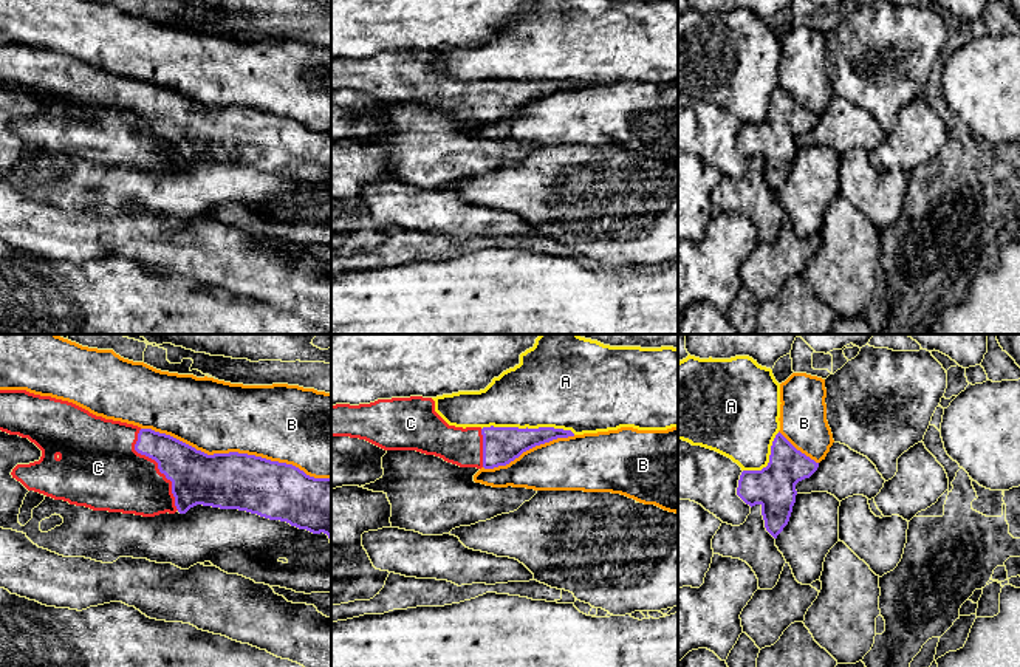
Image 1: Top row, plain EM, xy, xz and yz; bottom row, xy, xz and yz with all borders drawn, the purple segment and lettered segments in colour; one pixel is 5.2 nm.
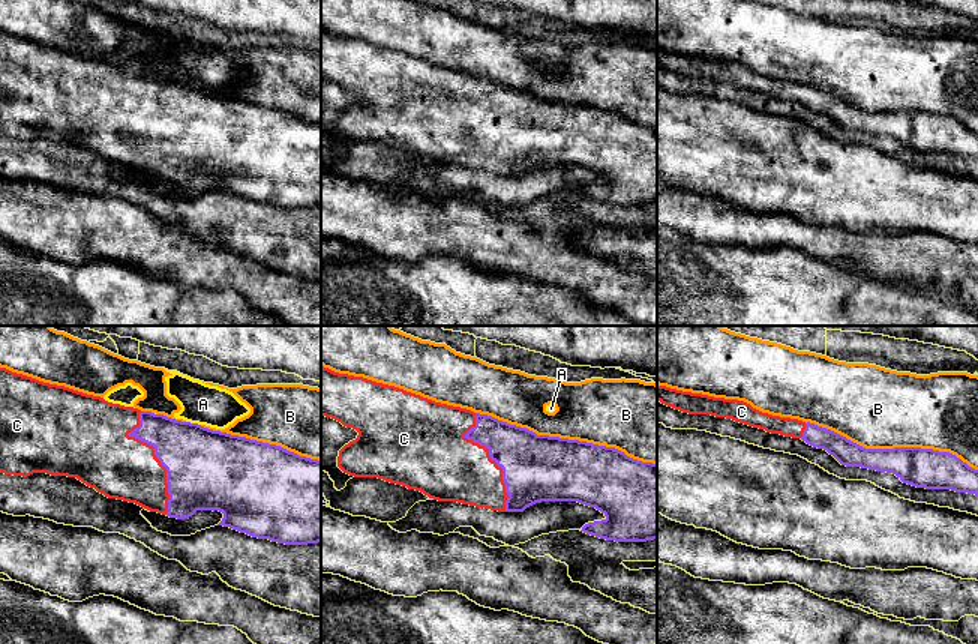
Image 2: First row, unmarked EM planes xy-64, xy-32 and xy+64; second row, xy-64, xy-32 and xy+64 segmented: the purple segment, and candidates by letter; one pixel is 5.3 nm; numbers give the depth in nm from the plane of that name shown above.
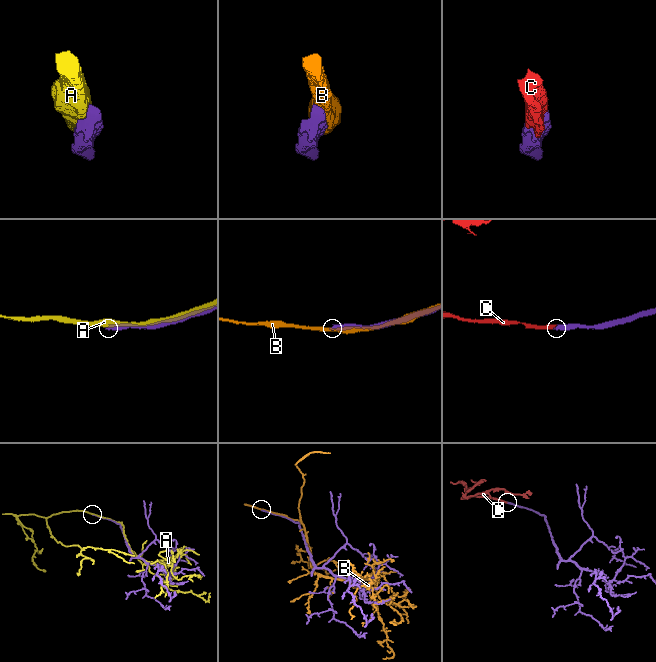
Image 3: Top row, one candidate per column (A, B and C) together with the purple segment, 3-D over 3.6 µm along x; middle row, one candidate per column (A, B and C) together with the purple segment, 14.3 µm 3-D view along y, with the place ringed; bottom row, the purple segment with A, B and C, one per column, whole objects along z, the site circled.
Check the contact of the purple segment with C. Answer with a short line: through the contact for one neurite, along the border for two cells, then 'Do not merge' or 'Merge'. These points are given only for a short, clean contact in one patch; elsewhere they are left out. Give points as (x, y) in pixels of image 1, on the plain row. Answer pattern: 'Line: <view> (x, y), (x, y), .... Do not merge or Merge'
Merge

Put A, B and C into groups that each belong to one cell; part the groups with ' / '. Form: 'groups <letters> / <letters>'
groups A / B / C

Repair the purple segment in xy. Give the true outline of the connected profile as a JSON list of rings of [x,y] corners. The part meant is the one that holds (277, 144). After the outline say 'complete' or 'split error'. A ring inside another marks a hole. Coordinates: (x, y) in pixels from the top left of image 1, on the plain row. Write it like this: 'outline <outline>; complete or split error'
outline [[[0,43],[0,84],[9,88],[19,88],[22,91],[28,91],[42,104],[42,110],[39,115],[34,115],[29,118],[17,118],[12,122],[11,128],[17,135],[20,135],[28,144],[43,147],[54,153],[63,153],[63,155],[68,155],[70,158],[85,159],[93,164],[122,166],[122,167],[135,167],[135,169],[142,169],[142,170],[155,170],[166,166],[175,167],[176,164],[180,167],[186,167],[190,161],[197,158],[212,159],[212,161],[220,161],[220,162],[238,162],[238,164],[257,167],[269,173],[286,175],[291,180],[296,180],[299,183],[306,183],[313,187],[323,186],[328,189],[330,197],[331,197],[331,132],[310,130],[293,118],[271,115],[262,110],[238,107],[238,105],[207,108],[170,88],[159,87],[152,82],[141,82],[138,79],[121,76],[121,74],[105,73],[102,70],[96,70],[90,67],[88,63],[73,56],[56,53],[51,50],[34,48],[26,43]]]; split error

